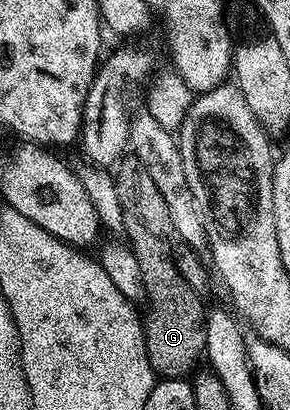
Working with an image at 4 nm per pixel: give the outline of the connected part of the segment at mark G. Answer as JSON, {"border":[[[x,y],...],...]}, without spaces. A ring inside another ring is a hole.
{"border":[[[126,155],[117,162],[116,170],[118,174],[114,177],[114,193],[118,196],[118,209],[120,220],[126,228],[125,238],[132,248],[136,259],[140,263],[140,275],[142,282],[146,285],[146,297],[148,302],[154,307],[150,318],[147,316],[144,321],[146,331],[146,350],[150,356],[150,365],[153,366],[155,374],[159,378],[168,377],[185,378],[186,372],[194,365],[197,357],[203,356],[206,348],[206,331],[204,322],[206,319],[207,306],[202,305],[198,298],[198,293],[182,278],[182,273],[178,270],[178,265],[174,262],[174,249],[170,246],[171,239],[175,236],[172,225],[172,218],[168,213],[168,206],[164,203],[164,198],[160,195],[159,188],[154,180],[148,175],[147,168],[140,159],[133,155]]]}

